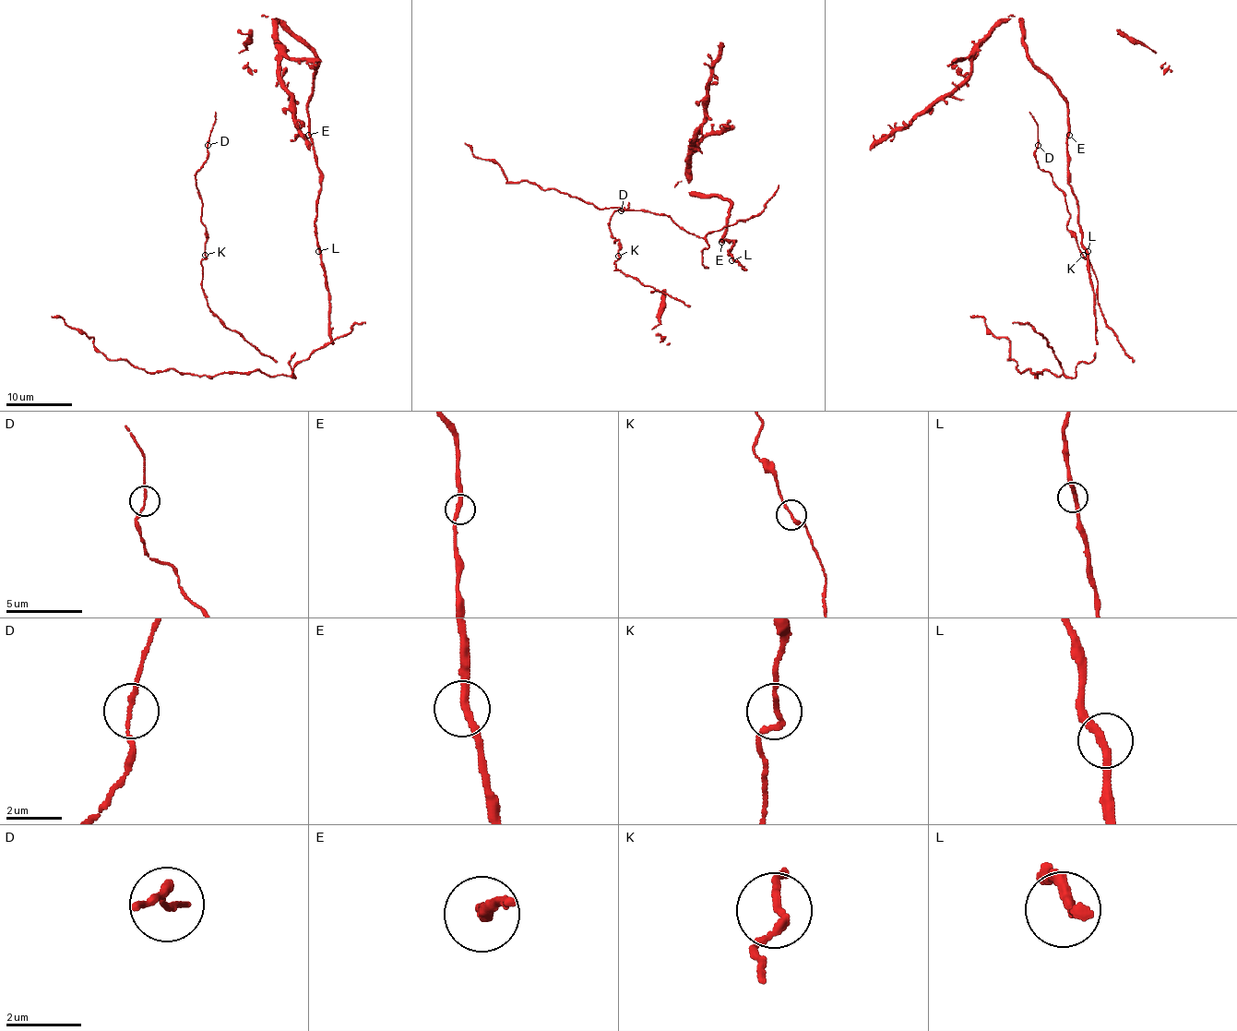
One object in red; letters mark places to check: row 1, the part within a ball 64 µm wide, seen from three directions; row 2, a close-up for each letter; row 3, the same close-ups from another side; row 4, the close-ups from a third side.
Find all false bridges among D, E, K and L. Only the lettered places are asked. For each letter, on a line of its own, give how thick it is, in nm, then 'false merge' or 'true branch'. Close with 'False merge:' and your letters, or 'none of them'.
D: 130 nm thick; true branch
E: 280 nm thick; true branch
K: 170 nm thick; true branch
L: 280 nm thick; true branch
False merge: none of them

